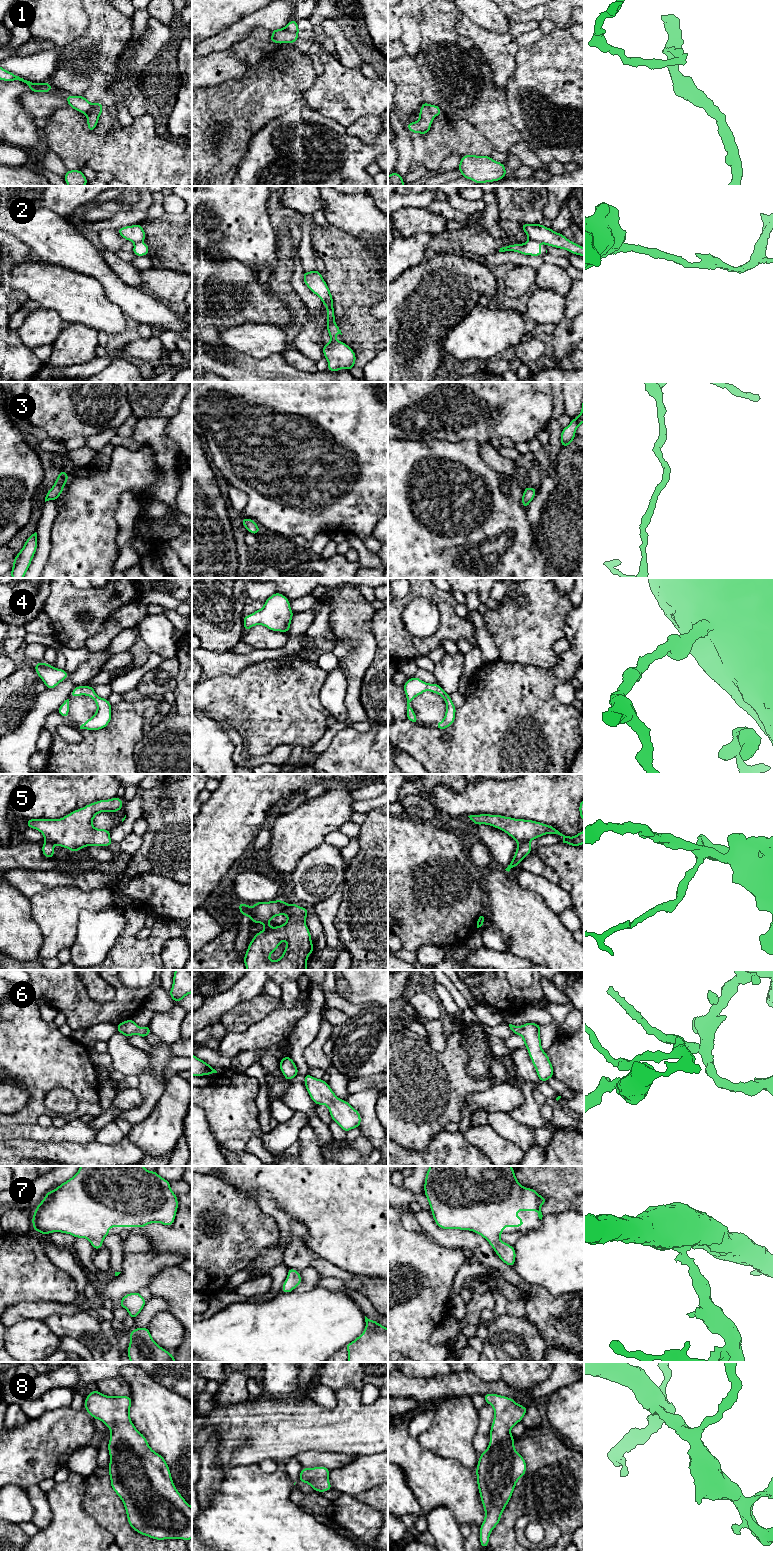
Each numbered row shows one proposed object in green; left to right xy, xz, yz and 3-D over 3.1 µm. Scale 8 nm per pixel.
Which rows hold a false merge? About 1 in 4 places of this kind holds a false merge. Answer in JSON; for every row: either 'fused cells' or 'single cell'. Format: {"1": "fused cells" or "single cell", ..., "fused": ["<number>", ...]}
{"1": "fused cells", "2": "fused cells", "3": "single cell", "4": "single cell", "5": "fused cells", "6": "single cell", "7": "single cell", "8": "single cell", "fused": ["1", "2", "5"]}

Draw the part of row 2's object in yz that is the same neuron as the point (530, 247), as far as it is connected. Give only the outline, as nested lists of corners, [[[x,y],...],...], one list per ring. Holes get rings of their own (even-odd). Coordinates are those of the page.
[[[528,240],[524,244],[507,245],[505,247],[500,248],[499,250],[499,252],[505,251],[514,251],[523,255],[530,256],[543,256],[541,252],[541,246],[537,241],[534,240]]]

